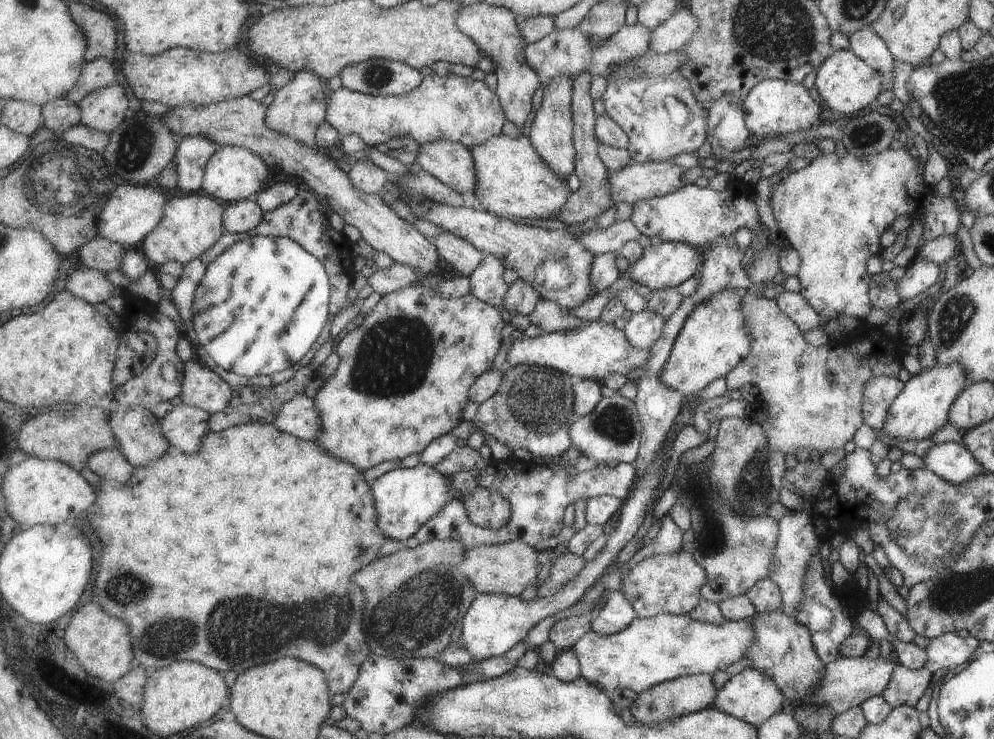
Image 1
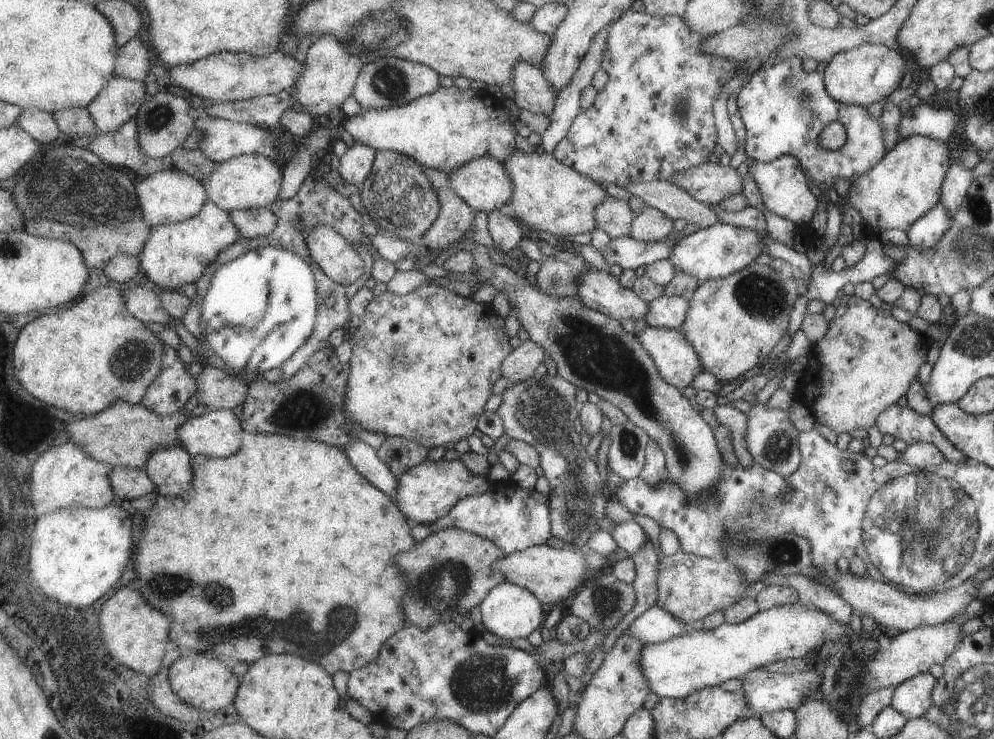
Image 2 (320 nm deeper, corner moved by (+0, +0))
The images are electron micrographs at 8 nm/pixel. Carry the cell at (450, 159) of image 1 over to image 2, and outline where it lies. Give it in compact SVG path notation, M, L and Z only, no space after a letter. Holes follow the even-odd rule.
M495 157L474 159L451 174L452 187L476 212L493 212L508 205L514 180L504 163Z

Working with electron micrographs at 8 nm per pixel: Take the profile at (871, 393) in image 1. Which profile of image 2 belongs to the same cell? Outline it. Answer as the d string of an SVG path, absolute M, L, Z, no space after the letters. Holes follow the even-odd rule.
M893 405L880 412L875 425L882 435L900 438L907 445L919 441L936 445L946 461L961 463L965 458L936 427L930 415L919 415L913 409Z

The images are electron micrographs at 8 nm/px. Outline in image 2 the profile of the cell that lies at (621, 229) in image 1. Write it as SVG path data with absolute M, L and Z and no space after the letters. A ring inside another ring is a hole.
M643 206L639 215L634 215L629 237L638 241L656 241L674 233L672 219L659 210Z

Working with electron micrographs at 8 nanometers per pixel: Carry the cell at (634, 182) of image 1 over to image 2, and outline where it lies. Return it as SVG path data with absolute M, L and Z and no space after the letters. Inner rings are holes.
M705 163L676 173L669 181L685 189L695 200L708 206L742 190L743 177L733 167Z

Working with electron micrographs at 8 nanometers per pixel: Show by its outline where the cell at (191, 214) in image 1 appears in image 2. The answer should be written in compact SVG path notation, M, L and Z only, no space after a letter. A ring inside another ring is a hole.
M209 201L200 214L192 219L157 225L148 231L149 240L140 254L143 274L161 290L179 291L183 284L195 283L205 274L208 266L242 236L232 220L232 214Z

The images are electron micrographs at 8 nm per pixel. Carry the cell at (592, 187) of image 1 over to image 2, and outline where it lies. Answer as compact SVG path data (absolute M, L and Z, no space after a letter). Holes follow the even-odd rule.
M607 196L594 211L597 228L600 228L611 239L627 237L630 233L633 210L626 202Z

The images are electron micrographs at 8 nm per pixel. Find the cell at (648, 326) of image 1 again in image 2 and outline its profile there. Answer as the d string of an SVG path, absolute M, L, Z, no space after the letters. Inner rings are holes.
M661 295L649 304L649 312L643 320L649 327L679 330L689 306L689 298L684 296Z

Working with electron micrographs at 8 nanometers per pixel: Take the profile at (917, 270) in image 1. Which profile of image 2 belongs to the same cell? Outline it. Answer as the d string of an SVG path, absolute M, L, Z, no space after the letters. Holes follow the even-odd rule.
M937 202L905 231L908 244L919 250L932 247L952 224L953 218Z

